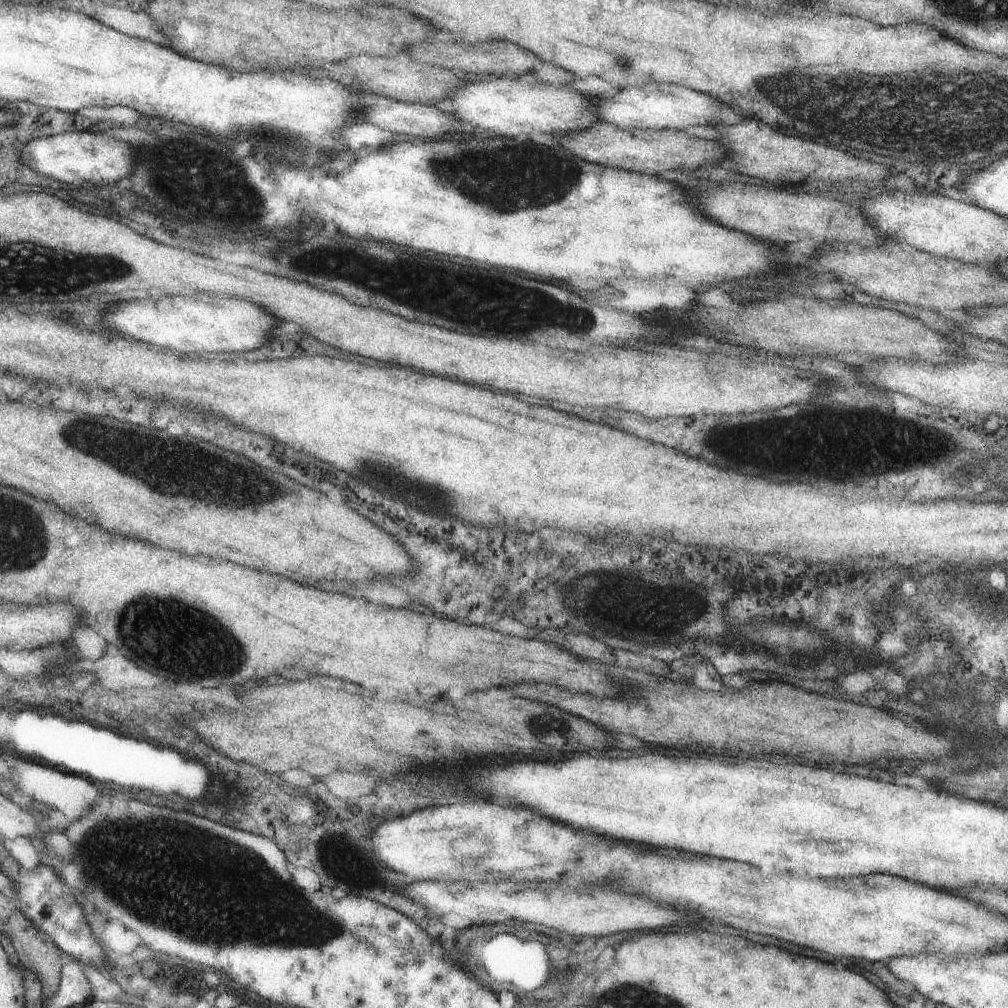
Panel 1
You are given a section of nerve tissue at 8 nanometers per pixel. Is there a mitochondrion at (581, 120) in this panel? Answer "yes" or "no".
no

